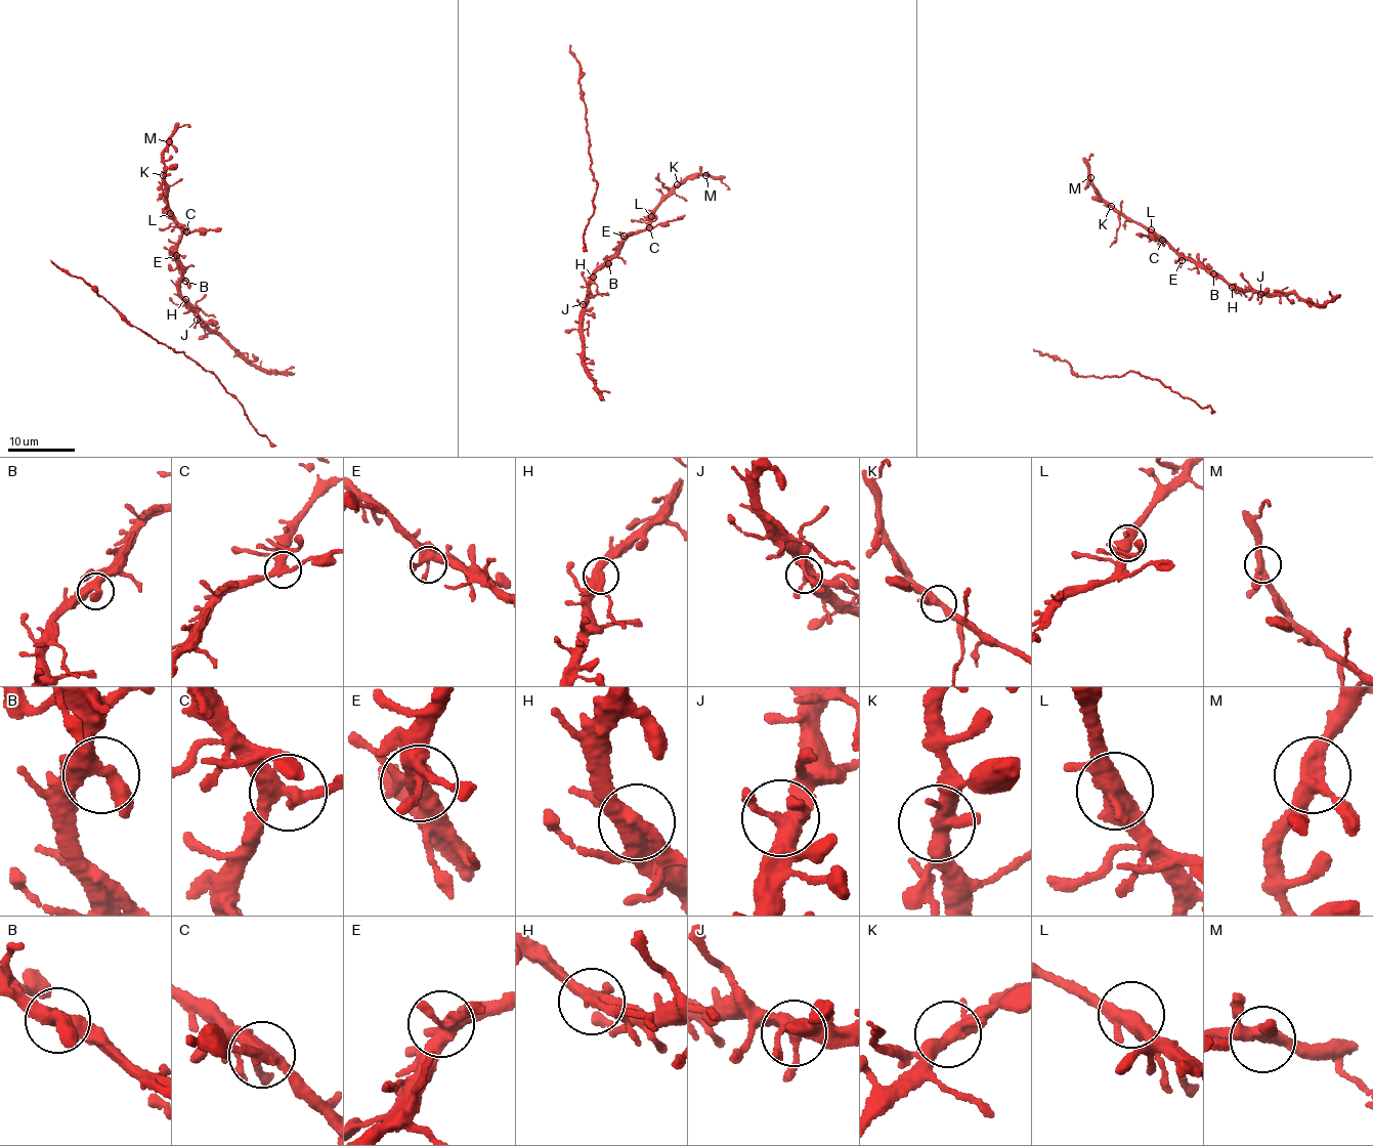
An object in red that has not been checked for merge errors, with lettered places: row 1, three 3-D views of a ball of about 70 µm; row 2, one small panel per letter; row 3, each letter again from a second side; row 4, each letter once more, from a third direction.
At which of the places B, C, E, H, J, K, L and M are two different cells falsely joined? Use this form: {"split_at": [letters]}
{"split_at": ["C", "H"]}

